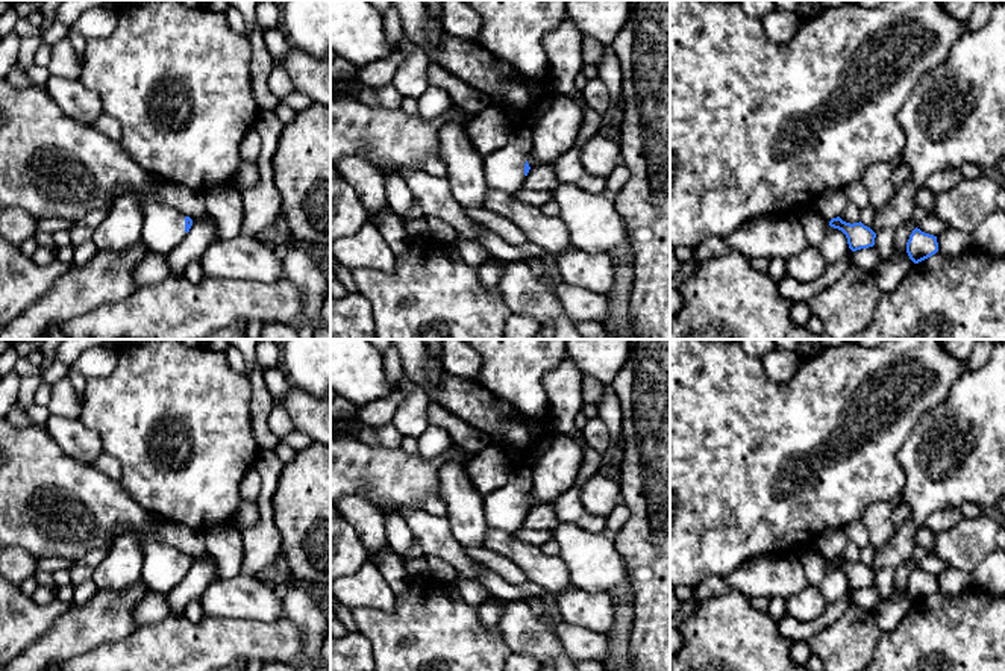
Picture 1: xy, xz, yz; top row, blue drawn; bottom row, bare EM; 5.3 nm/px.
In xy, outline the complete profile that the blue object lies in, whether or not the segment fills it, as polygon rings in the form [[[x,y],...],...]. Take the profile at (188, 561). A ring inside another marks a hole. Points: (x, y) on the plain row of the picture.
[[[149,536],[144,538],[142,550],[146,559],[142,579],[155,592],[170,592],[193,565],[193,559],[185,553]]]

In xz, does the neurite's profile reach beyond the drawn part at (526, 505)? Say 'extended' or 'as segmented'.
extended

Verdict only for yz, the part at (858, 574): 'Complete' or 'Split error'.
Split error

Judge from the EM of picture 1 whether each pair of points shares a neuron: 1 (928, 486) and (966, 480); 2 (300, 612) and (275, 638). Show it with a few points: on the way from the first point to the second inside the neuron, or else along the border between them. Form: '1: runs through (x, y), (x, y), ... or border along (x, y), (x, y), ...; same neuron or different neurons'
1: runs through (937, 485), (957, 480); same neuron
2: border along (285, 615), (300, 630), (303, 655); different neurons

